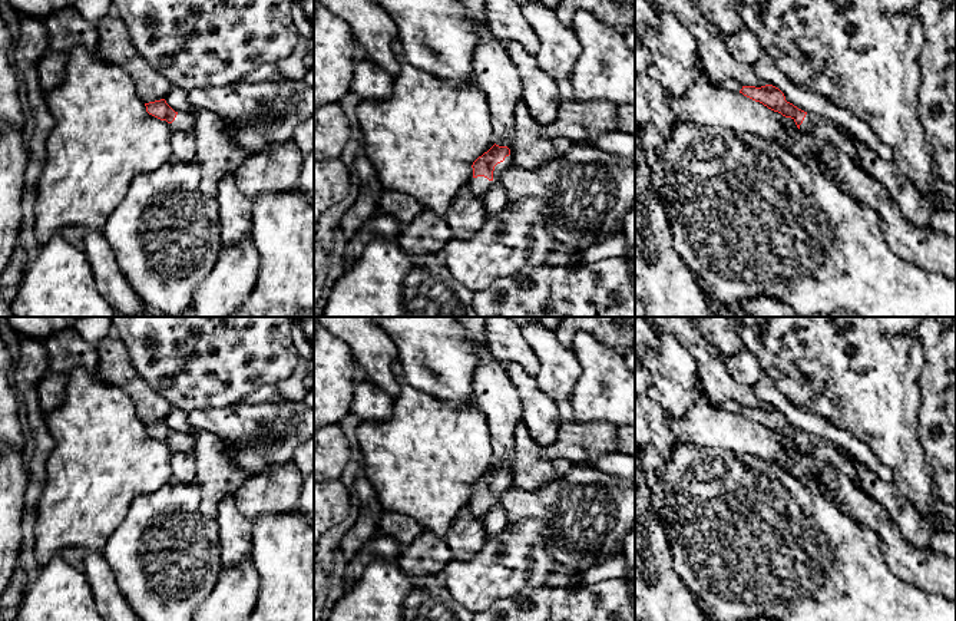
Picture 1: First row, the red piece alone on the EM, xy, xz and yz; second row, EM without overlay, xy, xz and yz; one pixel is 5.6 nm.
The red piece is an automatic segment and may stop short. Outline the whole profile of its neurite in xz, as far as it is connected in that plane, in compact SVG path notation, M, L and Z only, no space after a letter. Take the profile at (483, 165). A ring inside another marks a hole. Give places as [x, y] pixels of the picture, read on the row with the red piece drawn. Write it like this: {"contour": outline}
{"contour": "M493 145L487 152L479 156L472 168L472 191L476 196L483 198L492 188L493 182L500 178L502 172L515 166L510 149L507 146Z"}

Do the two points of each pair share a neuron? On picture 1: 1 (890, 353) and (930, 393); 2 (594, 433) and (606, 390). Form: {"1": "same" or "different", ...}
{"1": "different", "2": "different"}

